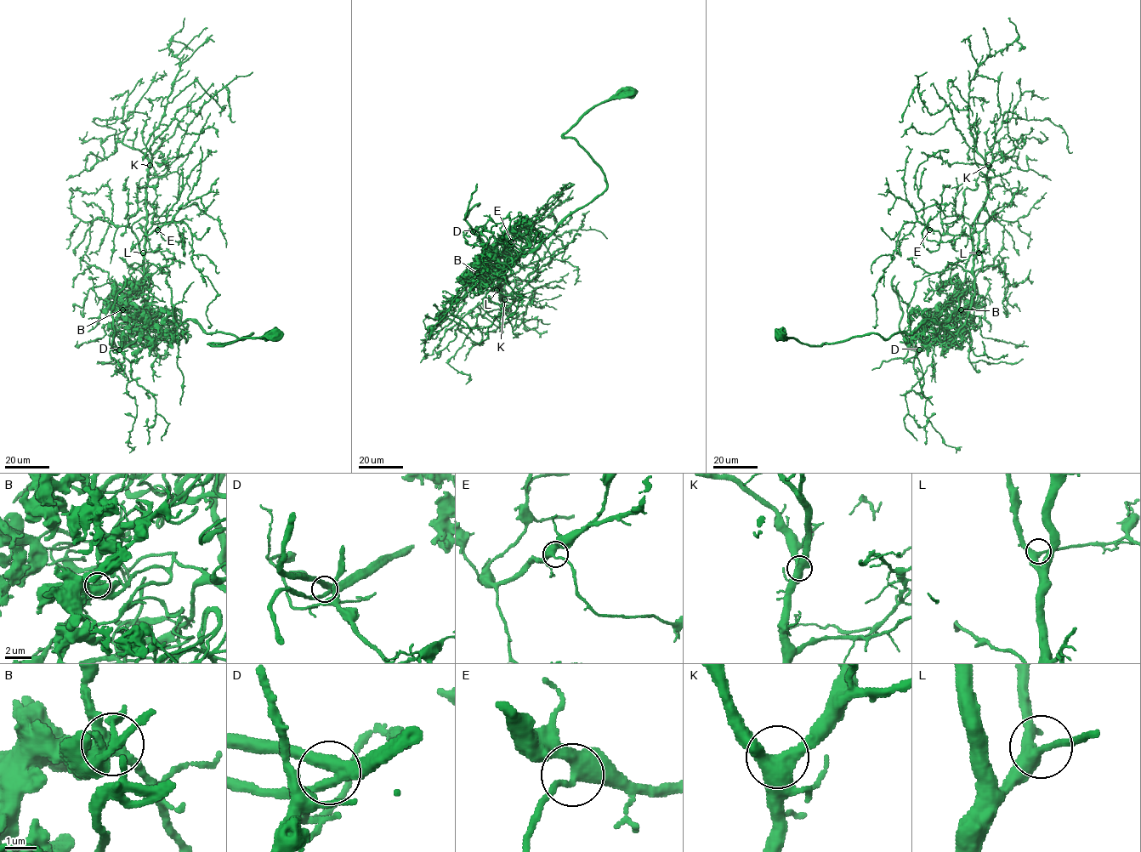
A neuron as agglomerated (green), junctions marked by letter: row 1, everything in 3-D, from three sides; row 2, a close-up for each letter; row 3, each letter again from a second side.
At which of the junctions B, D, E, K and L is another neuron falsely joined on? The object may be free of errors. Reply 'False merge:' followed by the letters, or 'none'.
False merge: B

